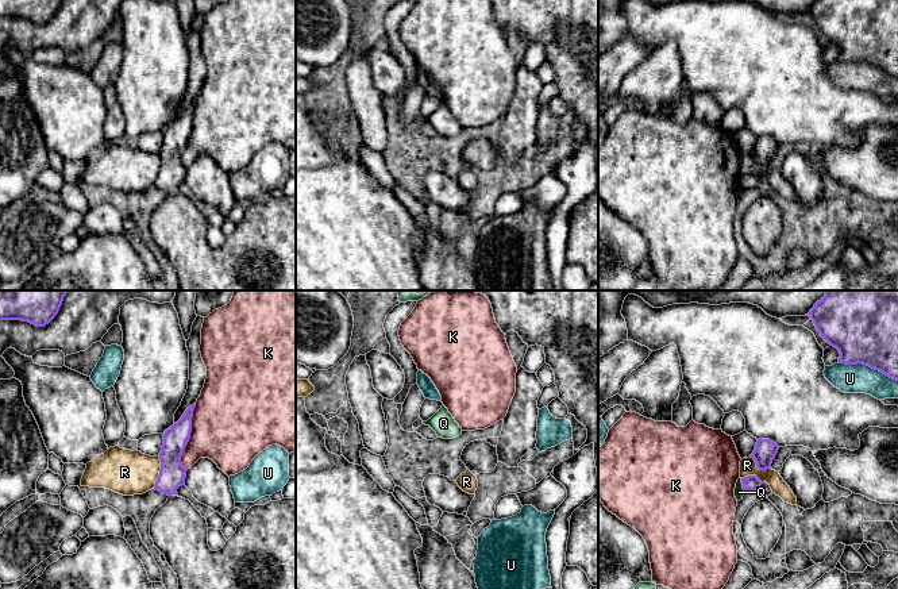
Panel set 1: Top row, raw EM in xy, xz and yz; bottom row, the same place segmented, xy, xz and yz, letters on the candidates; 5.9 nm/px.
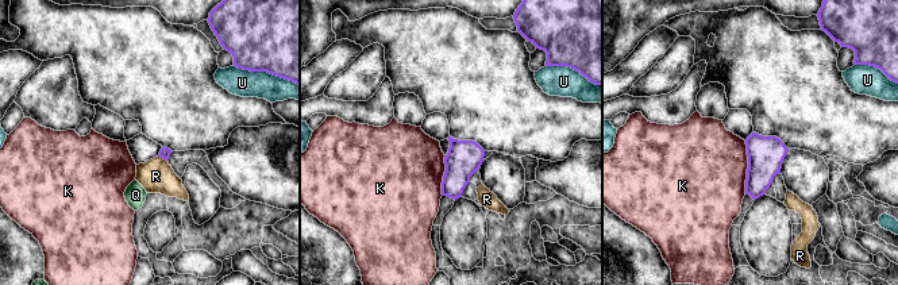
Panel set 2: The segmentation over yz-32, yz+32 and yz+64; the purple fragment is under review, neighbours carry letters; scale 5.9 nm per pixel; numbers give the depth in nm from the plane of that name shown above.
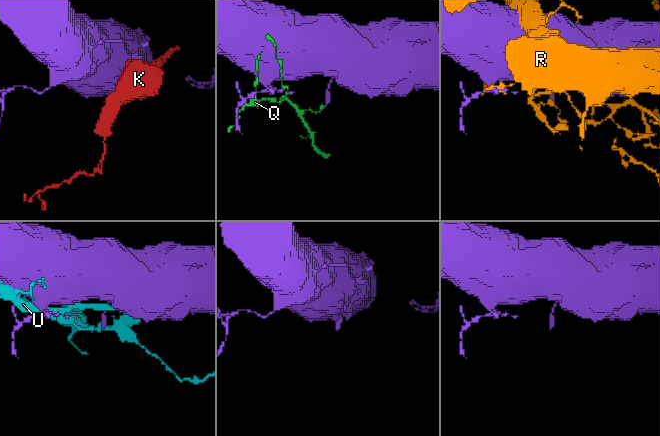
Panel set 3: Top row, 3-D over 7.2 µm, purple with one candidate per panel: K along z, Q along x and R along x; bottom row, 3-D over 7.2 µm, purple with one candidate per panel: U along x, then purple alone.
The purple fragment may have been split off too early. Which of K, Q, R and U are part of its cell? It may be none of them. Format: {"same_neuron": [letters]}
{"same_neuron": []}

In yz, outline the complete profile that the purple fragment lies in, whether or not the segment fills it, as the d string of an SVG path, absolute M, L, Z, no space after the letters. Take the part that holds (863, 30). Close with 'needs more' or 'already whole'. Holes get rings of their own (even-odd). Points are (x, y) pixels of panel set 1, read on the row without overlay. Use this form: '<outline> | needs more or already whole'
M816 0L809 12L820 32L839 47L839 61L863 61L898 78L898 0Z | already whole

